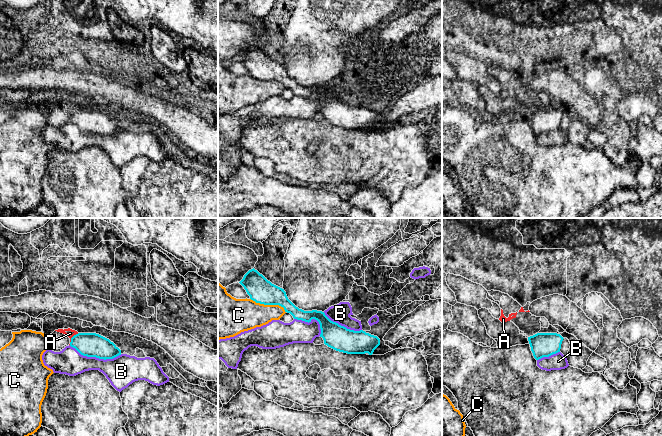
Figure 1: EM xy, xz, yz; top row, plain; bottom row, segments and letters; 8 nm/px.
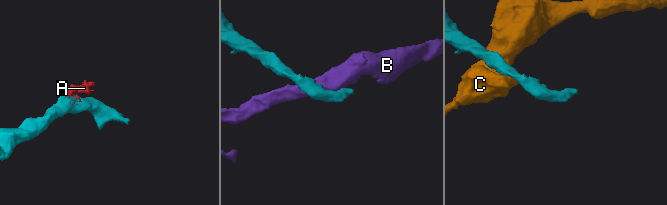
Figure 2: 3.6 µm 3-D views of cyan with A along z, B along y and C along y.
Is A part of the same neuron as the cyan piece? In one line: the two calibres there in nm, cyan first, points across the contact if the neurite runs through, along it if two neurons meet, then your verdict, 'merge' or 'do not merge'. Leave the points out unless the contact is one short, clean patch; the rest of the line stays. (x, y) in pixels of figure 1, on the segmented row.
calibres 190 and 70 nm; border xy (78, 333), (71, 338), (70, 342); do not merge

